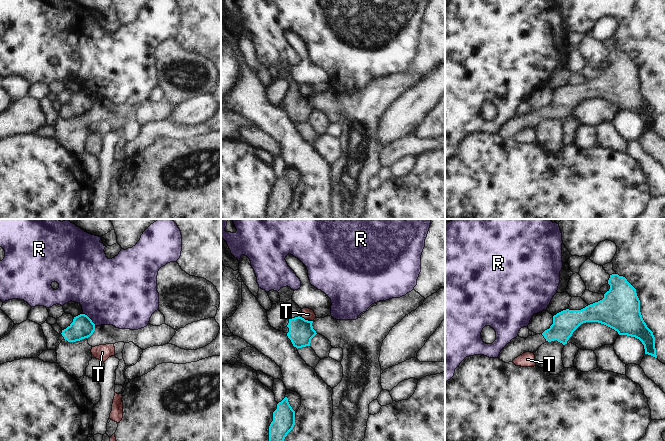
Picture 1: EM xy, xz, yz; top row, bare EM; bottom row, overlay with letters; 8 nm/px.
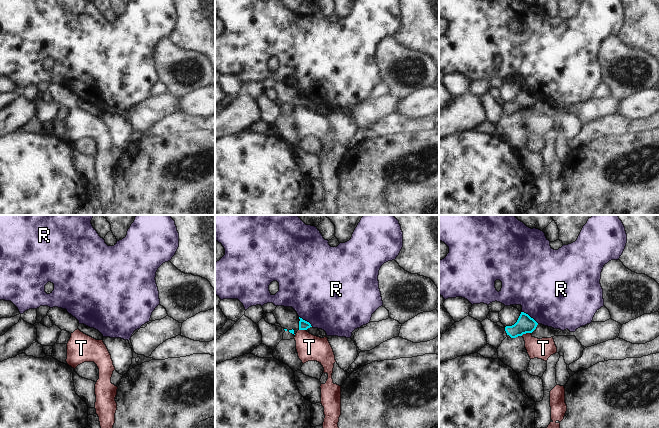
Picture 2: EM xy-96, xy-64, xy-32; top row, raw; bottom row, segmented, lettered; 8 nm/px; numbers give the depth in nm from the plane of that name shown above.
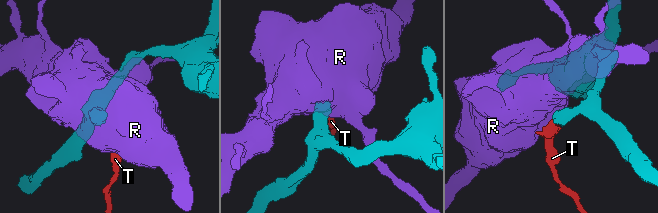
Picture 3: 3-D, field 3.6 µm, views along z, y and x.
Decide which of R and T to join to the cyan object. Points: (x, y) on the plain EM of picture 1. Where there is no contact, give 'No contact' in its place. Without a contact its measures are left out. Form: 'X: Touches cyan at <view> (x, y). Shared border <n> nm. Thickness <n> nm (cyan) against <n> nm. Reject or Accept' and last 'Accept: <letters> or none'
R: Touches cyan at xy (90, 95). Shared border 140 nm. Thickness 180 nm (cyan) against 480 nm. Reject
T: Touches cyan at xz (307, 96). Shared border 100 nm. Thickness 200 nm (cyan) against 90 nm. Reject
Accept: none

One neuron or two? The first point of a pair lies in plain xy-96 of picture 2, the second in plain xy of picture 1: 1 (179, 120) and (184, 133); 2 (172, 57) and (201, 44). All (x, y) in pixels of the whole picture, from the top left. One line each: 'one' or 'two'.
1: one
2: two

